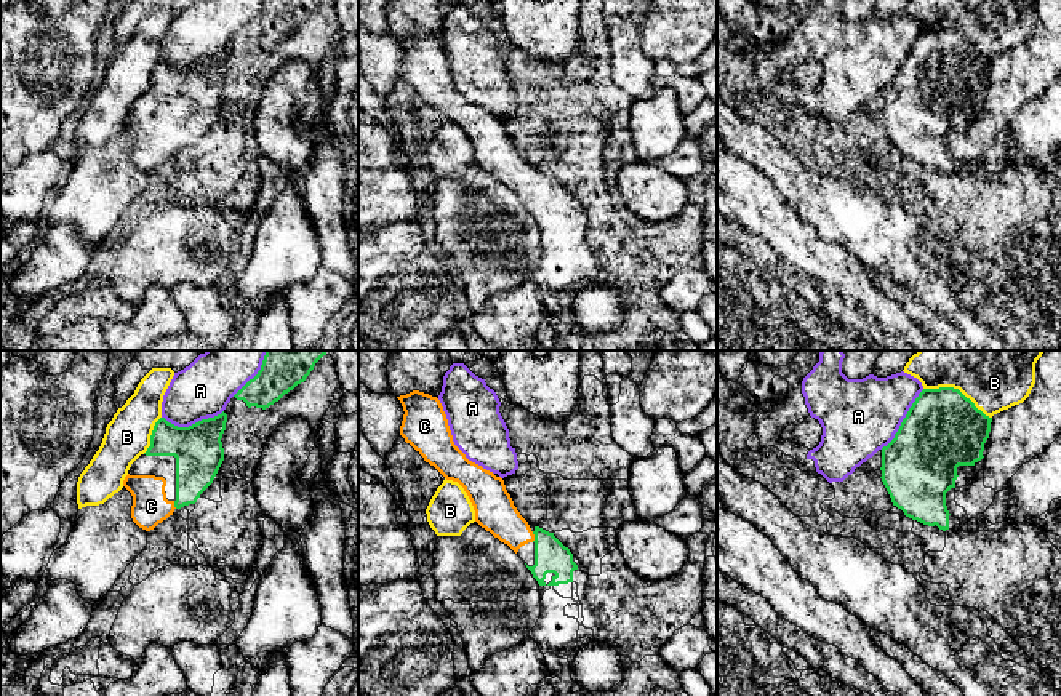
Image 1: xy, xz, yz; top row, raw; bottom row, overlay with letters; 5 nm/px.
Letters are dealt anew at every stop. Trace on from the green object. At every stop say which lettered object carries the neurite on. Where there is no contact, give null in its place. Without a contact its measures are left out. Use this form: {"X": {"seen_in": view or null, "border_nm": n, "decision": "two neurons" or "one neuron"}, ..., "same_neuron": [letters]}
{"A": {"seen_in": "xy", "border_nm": 320, "decision": "two neurons"}, "B": {"seen_in": "yz", "border_nm": 380, "decision": "two neurons"}, "C": {"seen_in": "xz", "border_nm": 60, "decision": "one neuron"}, "same_neuron": ["C"]}

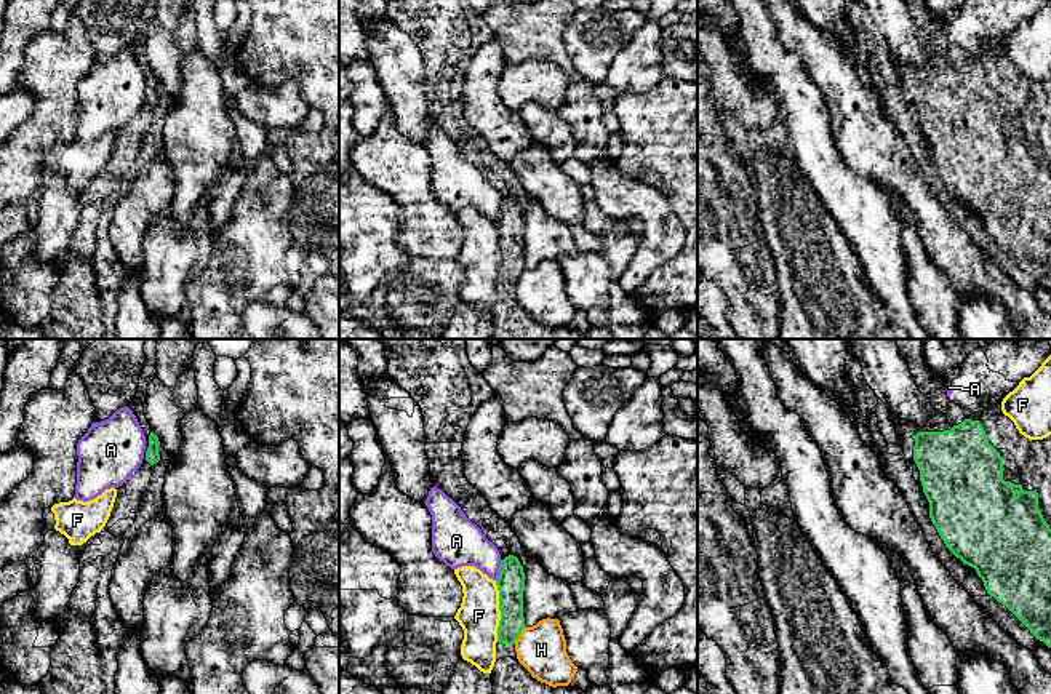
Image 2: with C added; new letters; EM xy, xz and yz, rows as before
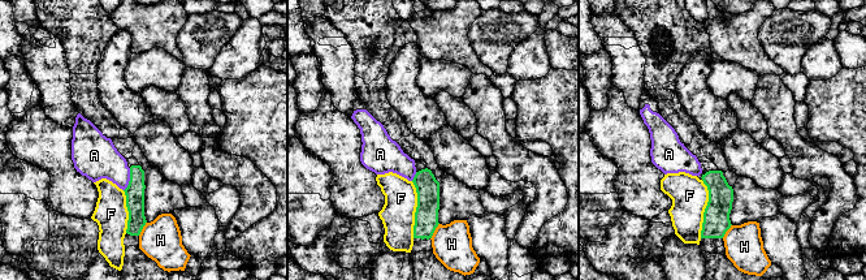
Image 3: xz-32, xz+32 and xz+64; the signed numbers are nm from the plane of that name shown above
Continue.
{"A": {"seen_in": "xz", "border_nm": 120, "decision": "two neurons"}, "F": {"seen_in": "xz", "border_nm": 300, "decision": "two neurons"}, "H": {"seen_in": "xz", "border_nm": 110, "decision": "two neurons"}, "same_neuron": []}

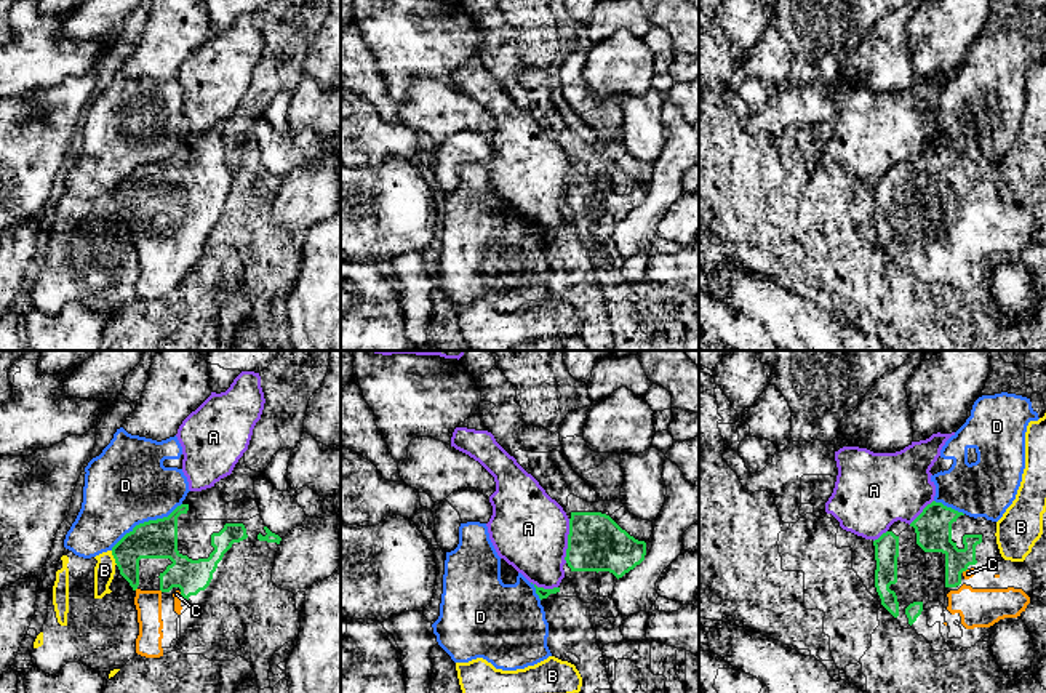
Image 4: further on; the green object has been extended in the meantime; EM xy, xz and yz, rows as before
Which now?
{"A": {"seen_in": "xz", "border_nm": 220, "decision": "two neurons"}, "B": {"seen_in": "xy", "border_nm": 80, "decision": "two neurons"}, "C": {"seen_in": "xy", "border_nm": 30, "decision": "one neuron"}, "D": {"seen_in": "xy", "border_nm": 420, "decision": "two neurons"}, "same_neuron": ["C"]}

